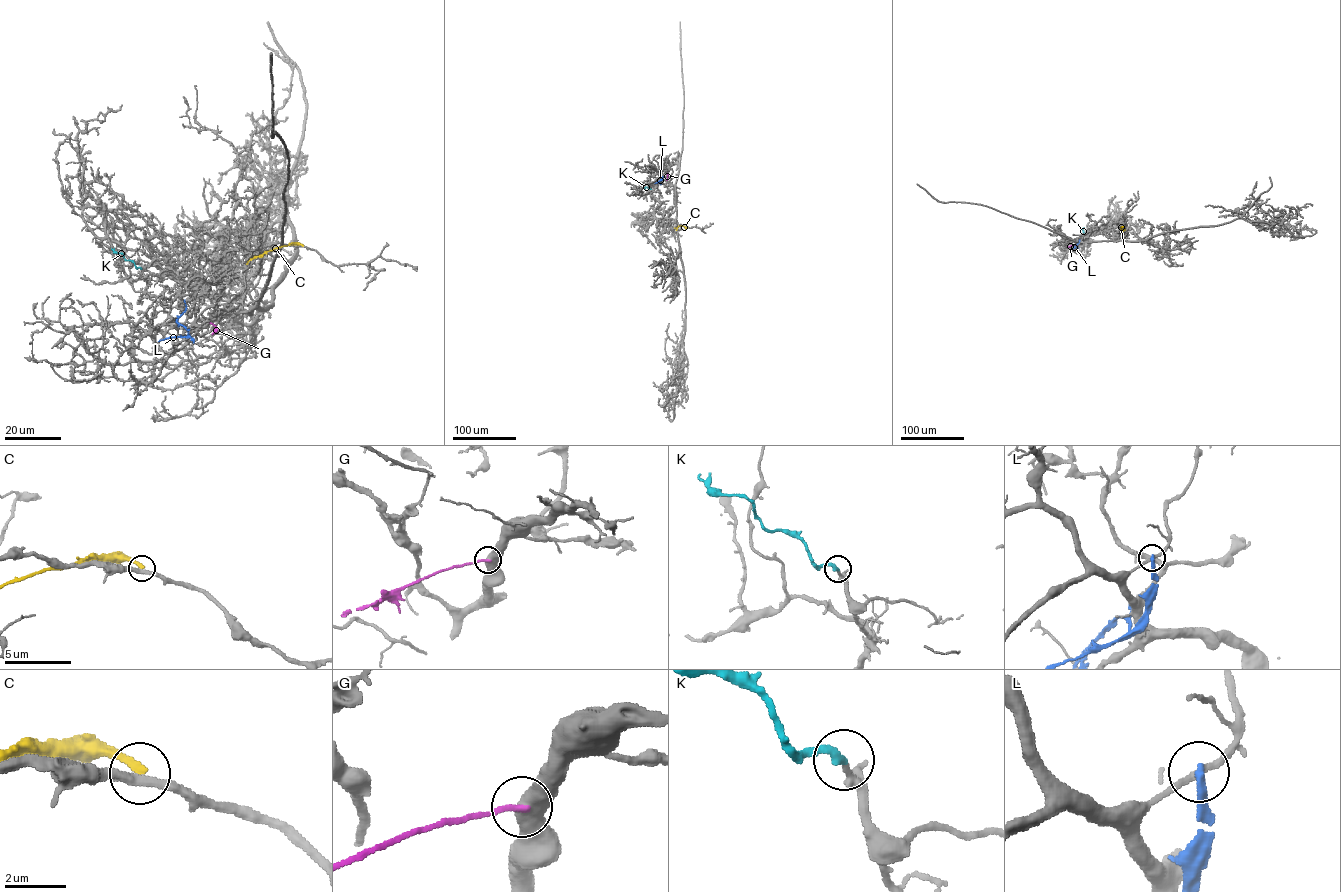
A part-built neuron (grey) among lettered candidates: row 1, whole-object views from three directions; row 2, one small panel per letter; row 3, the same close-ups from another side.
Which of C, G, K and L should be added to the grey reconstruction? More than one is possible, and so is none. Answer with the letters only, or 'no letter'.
K

